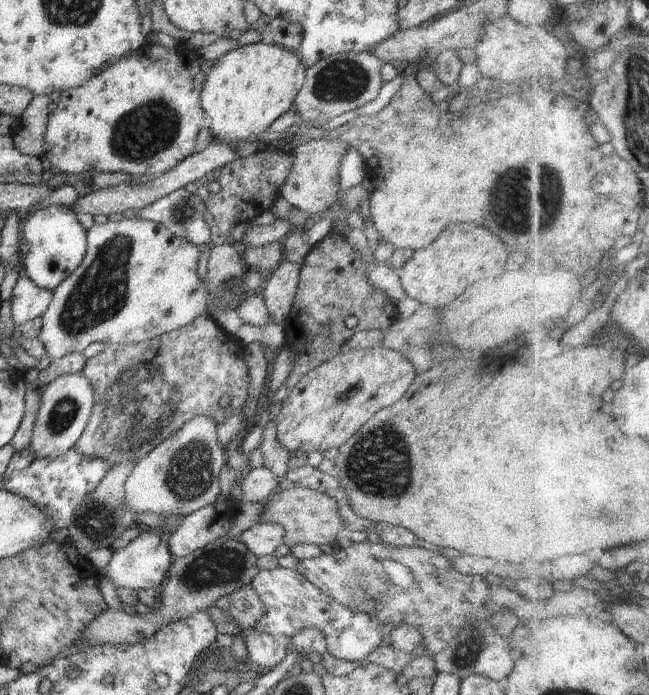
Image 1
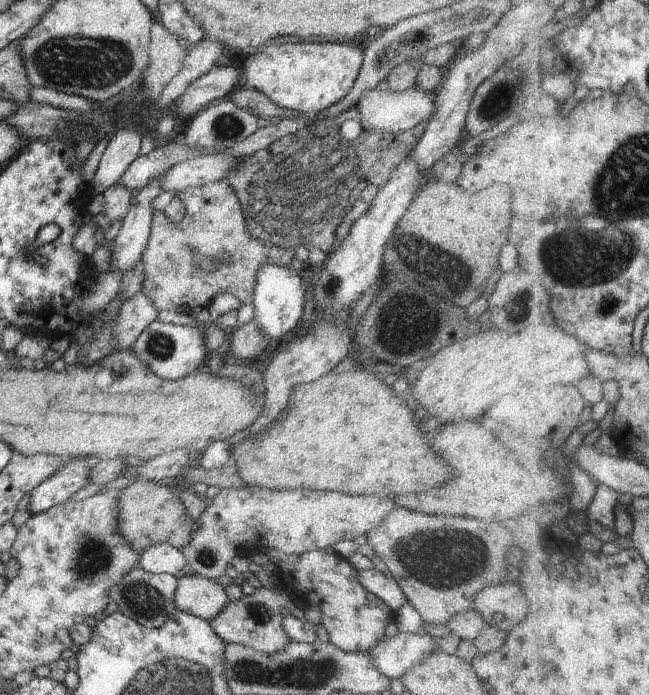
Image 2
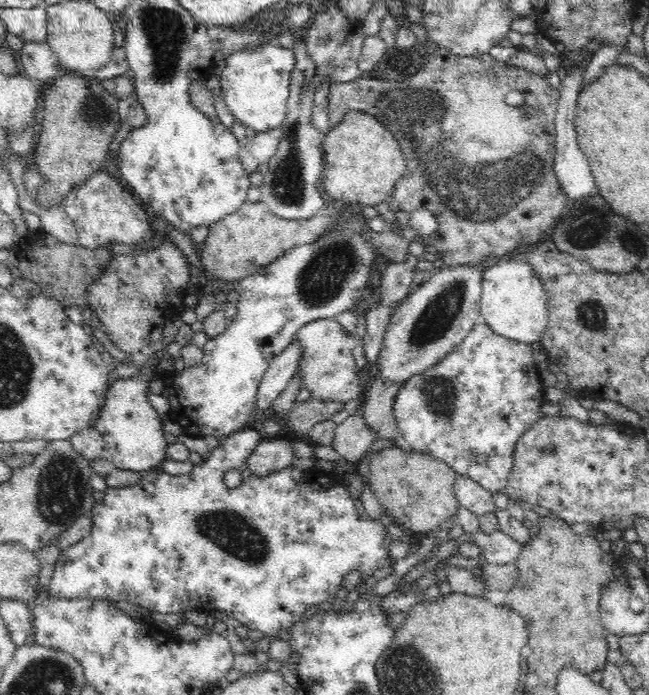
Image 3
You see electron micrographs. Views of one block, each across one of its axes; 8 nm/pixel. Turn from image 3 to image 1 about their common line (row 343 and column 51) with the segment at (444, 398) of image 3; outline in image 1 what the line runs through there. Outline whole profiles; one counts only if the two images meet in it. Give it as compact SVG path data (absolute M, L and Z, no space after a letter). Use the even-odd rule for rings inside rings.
M26 446L22 452L13 452L6 472L1 475L4 479L2 489L10 494L22 496L30 502L34 502L52 522L54 530L68 528L68 524L74 520L76 508L82 504L82 500L96 490L96 486L102 482L109 467L102 458L88 458L76 452L76 446L72 446L62 456L48 460L48 458L36 458L30 452L30 446Z

